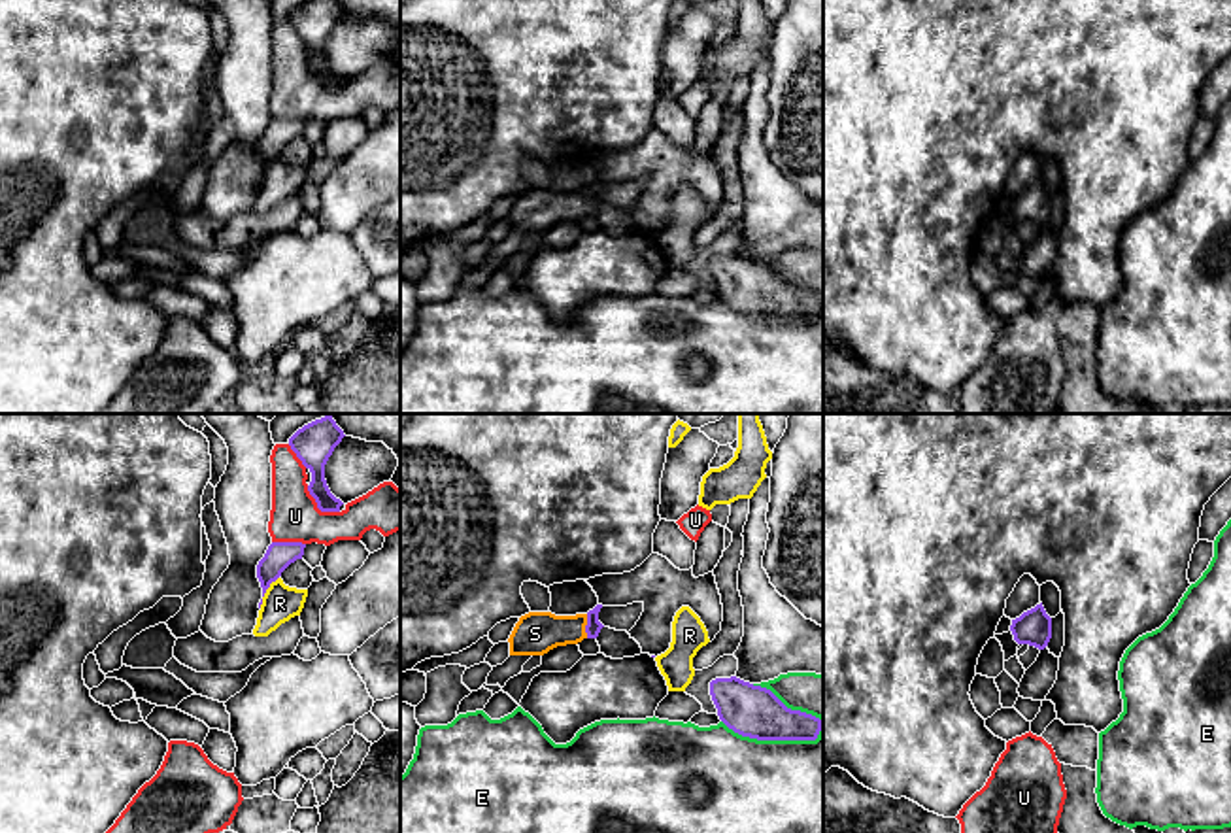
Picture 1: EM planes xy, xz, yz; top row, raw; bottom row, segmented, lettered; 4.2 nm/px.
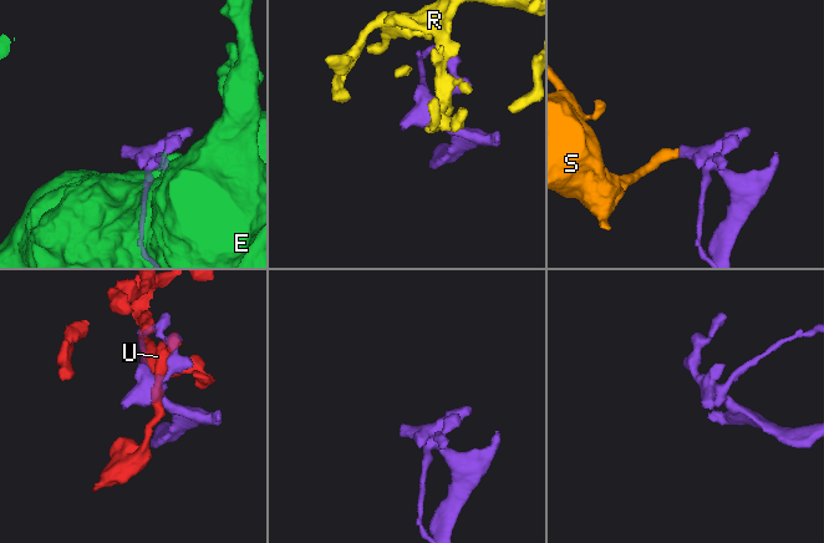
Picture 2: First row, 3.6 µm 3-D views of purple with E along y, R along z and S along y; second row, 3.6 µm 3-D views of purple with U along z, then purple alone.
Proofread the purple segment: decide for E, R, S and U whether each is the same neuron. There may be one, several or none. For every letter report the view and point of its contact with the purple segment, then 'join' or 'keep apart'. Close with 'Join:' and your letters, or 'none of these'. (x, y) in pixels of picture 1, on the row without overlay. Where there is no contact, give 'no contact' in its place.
E: meets purple in xz at (773, 316); keep apart
R: meets purple in xy at (265, 169); keep apart
S: meets purple in xz at (586, 203); join
U: meets purple in xy at (318, 84); keep apart
Join: S

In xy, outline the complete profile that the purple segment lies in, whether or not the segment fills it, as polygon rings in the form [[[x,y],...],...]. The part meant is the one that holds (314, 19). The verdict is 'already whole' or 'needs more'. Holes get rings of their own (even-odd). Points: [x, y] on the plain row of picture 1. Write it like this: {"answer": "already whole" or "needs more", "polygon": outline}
{"answer": "already whole", "polygon": [[[308,0],[289,15],[291,26],[312,49],[308,68],[321,89],[340,89],[344,81],[330,70],[325,57],[325,42],[344,13],[336,0]]]}

